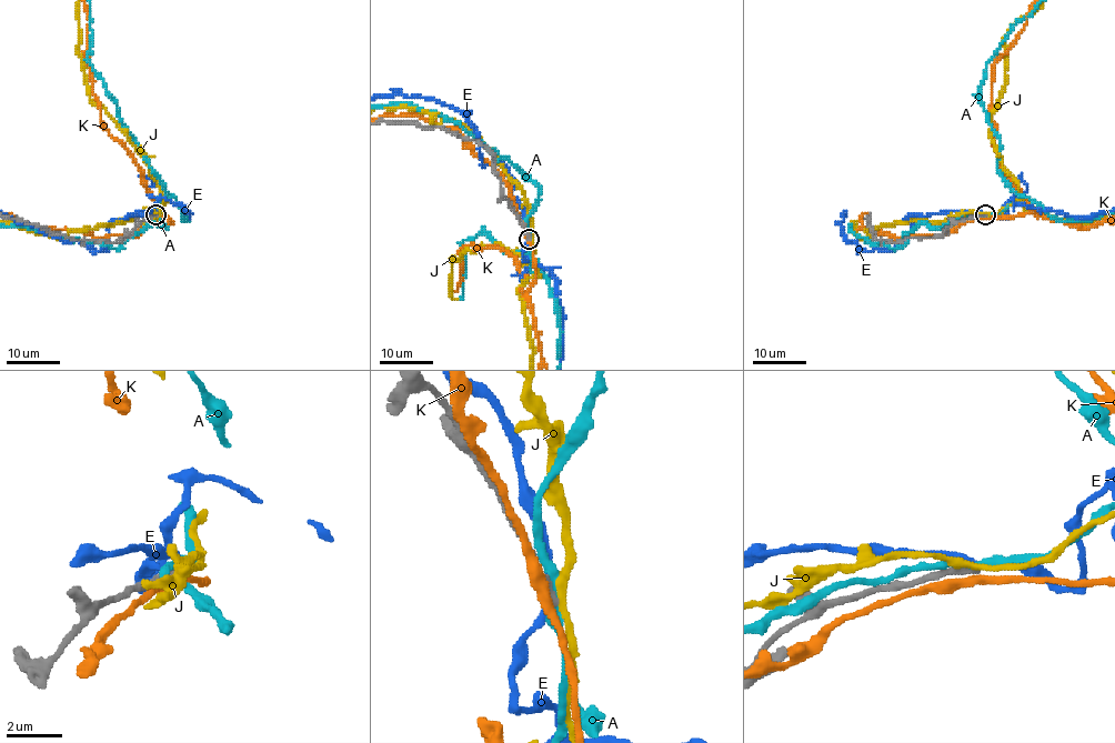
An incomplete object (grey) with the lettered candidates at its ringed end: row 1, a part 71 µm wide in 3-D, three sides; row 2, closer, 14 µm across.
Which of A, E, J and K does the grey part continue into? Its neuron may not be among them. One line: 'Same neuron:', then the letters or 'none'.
Same neuron: none

